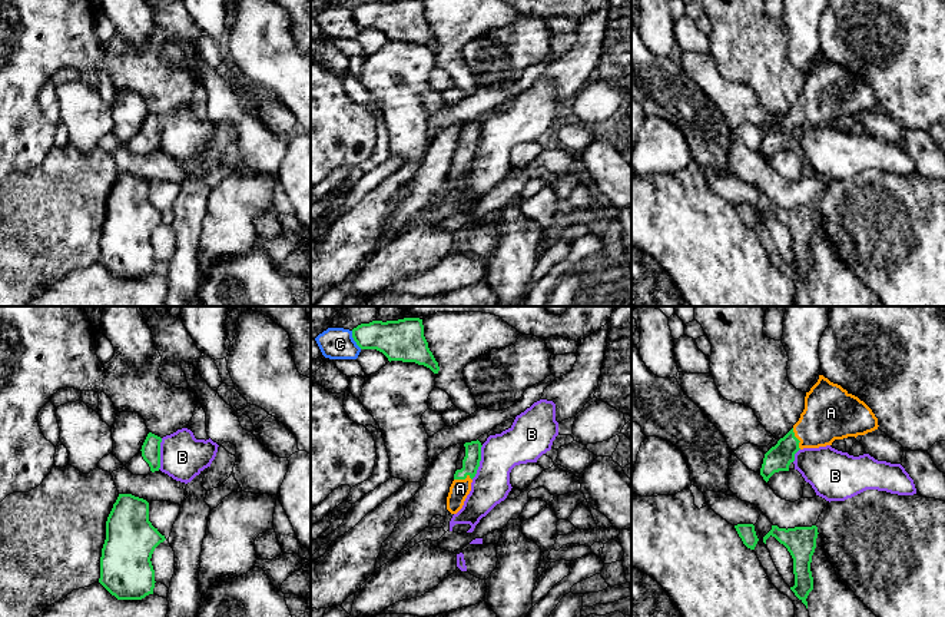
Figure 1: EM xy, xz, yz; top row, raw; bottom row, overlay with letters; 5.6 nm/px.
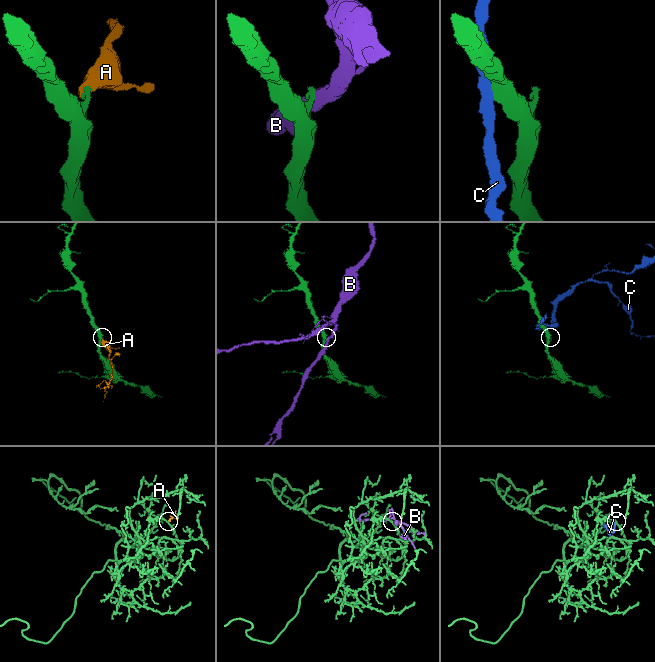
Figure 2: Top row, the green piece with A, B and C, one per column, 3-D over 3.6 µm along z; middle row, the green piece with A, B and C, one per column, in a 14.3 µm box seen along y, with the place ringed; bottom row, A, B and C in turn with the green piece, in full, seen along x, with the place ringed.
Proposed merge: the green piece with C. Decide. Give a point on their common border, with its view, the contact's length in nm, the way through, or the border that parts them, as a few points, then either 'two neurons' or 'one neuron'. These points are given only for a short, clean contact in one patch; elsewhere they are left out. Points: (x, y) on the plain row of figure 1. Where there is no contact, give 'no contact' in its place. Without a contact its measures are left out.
xz (354, 19) | 120 nm | along xz (351, 10), (352, 19), (361, 27) | two neurons

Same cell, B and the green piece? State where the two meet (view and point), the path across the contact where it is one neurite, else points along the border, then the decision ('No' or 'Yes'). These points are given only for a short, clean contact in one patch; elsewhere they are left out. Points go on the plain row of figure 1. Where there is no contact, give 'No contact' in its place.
Touches green at xz (478, 142). Boundary: xz (483, 125), (480, 145), (471, 158). No

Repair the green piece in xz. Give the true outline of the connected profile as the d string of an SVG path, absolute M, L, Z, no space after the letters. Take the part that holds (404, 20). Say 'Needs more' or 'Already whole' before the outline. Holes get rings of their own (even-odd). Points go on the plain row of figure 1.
Already whole. M372 0L352 9L361 29L377 29L388 40L415 42L438 53L440 46L424 16L422 0Z

